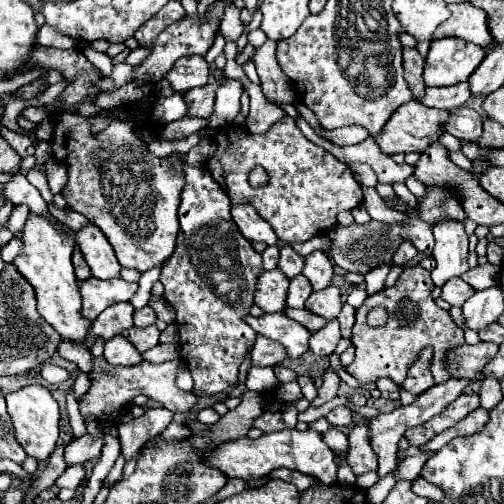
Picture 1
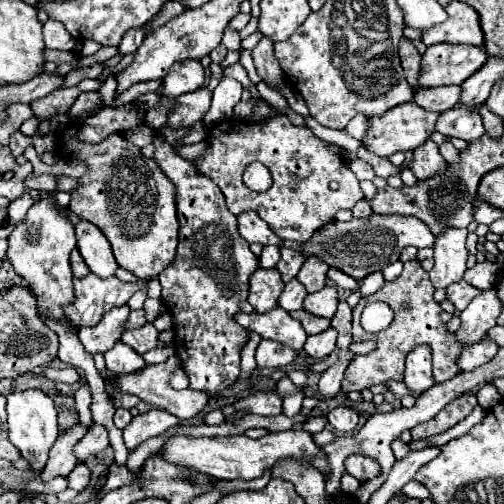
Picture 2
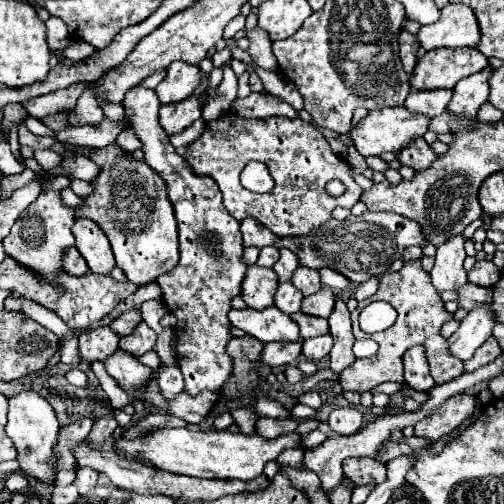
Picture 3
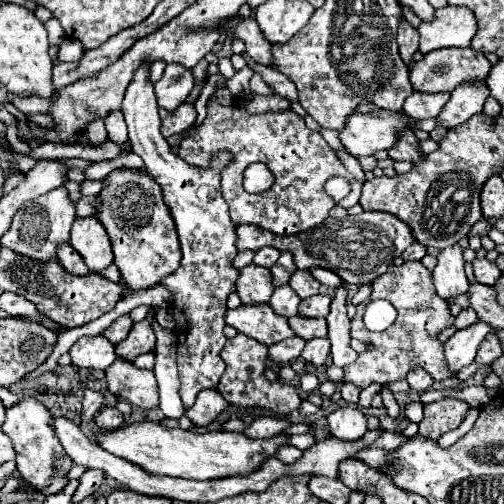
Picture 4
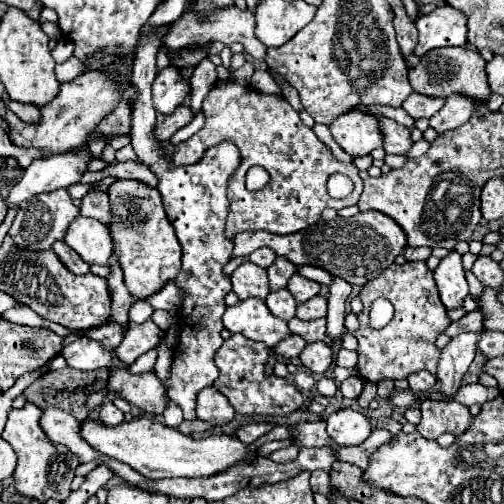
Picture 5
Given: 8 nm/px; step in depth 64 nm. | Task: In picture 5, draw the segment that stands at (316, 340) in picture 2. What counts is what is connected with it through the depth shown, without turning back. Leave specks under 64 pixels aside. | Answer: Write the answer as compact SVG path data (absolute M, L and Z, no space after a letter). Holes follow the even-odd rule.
M324 342L306 344L306 348L300 354L300 360L314 374L322 374L332 364L332 348L328 348L328 344L324 344Z

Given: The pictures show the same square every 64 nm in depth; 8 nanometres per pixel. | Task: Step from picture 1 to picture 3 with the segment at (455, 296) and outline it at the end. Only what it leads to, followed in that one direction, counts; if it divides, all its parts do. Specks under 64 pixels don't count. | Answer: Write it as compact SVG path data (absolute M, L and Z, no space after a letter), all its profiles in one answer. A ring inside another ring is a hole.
M464 284L456 290L458 294L458 306L460 308L474 308L476 304L482 304L482 302L492 302L492 292L488 288L480 288L480 286L474 286L474 284Z

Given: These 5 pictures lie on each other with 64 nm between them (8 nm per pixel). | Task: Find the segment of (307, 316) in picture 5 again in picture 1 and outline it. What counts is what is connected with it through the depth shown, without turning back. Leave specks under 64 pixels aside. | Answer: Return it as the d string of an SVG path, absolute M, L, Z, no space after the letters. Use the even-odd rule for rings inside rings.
M328 286L320 292L312 292L312 296L306 300L306 308L326 320L332 320L342 310L342 296L336 286Z

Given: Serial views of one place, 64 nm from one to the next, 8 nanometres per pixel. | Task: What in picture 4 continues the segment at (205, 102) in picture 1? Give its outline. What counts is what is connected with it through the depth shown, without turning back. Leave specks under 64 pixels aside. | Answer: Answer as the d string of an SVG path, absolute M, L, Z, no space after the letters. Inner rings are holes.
M190 102L180 104L172 112L160 108L160 120L162 120L164 138L170 138L172 134L180 134L180 132L184 132L186 128L190 128L196 122L196 108Z

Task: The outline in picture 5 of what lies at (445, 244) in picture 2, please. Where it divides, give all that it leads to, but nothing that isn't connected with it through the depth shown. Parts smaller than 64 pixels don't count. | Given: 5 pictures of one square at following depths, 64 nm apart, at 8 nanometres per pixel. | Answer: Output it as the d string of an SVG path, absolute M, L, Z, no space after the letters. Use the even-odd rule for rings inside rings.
M450 250L434 270L434 282L440 290L442 304L452 310L462 306L462 300L468 296L468 282L464 278L462 256L456 250Z

